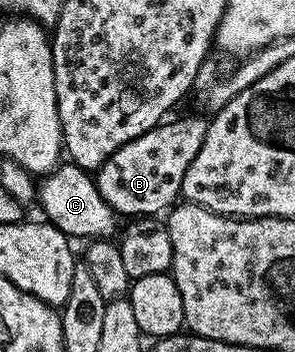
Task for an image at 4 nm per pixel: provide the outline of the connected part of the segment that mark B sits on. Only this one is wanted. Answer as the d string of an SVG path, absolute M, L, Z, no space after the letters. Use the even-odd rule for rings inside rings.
M201 113L194 114L192 118L178 118L175 122L163 121L154 129L136 136L136 140L128 140L128 144L116 148L116 152L112 152L112 156L108 156L104 164L98 167L98 191L114 209L115 215L161 215L179 201L184 176L192 160L196 160L210 127L209 121Z

